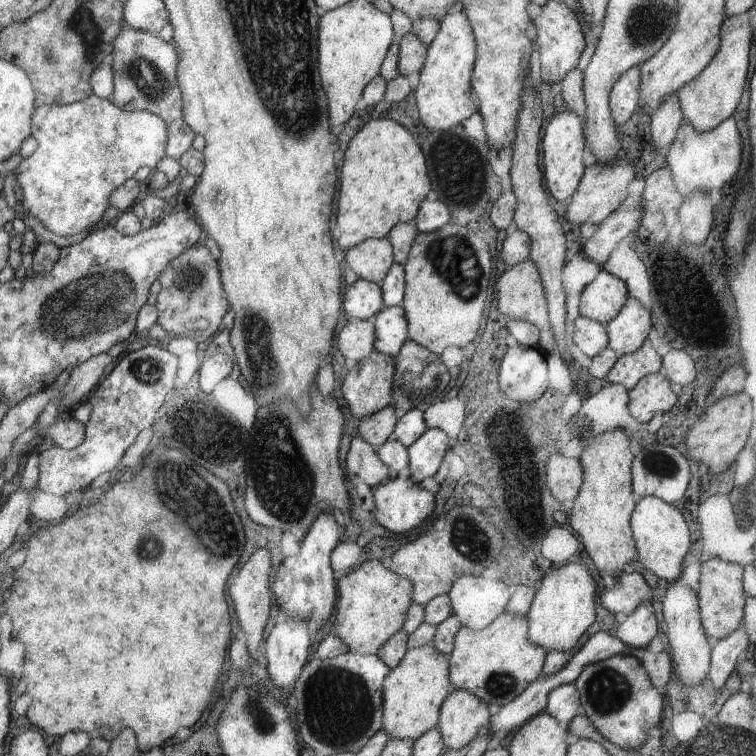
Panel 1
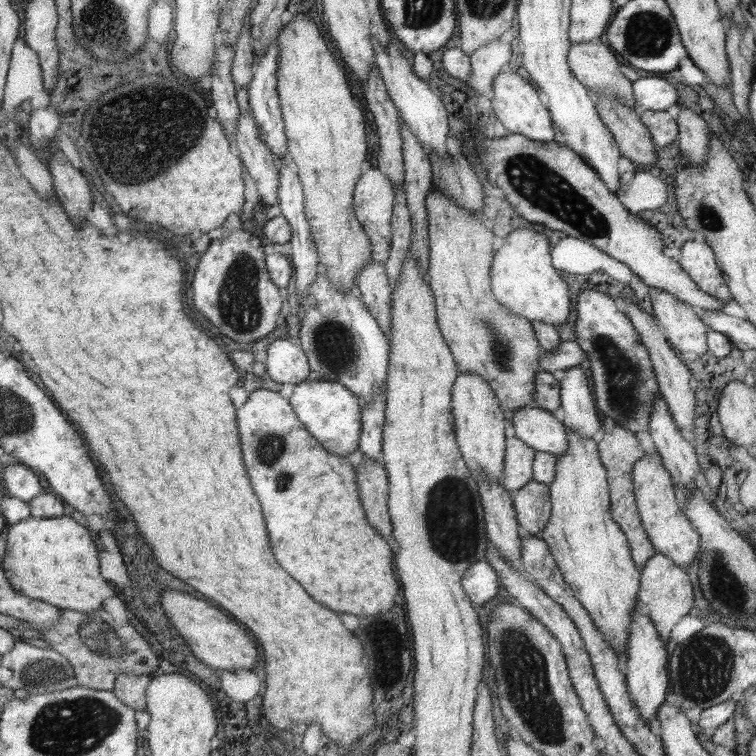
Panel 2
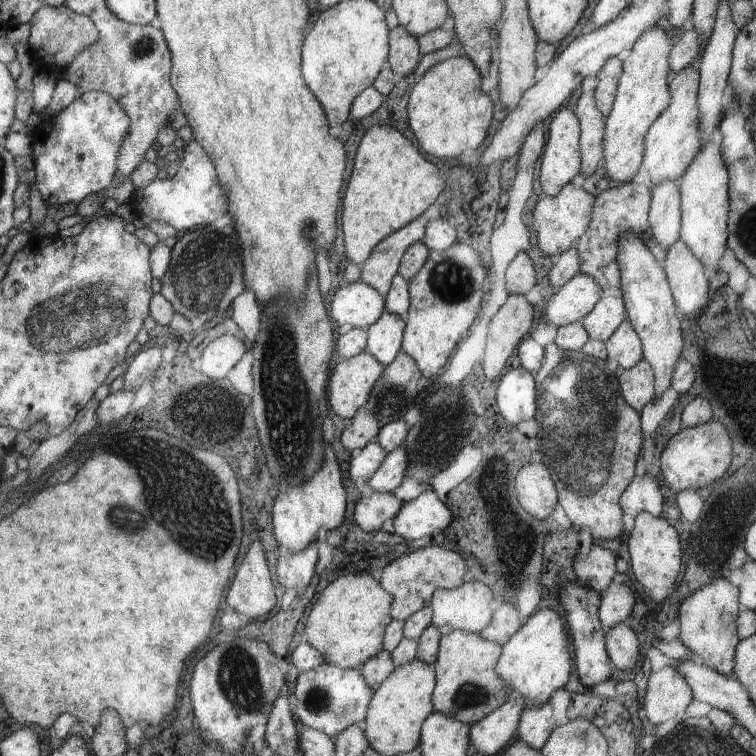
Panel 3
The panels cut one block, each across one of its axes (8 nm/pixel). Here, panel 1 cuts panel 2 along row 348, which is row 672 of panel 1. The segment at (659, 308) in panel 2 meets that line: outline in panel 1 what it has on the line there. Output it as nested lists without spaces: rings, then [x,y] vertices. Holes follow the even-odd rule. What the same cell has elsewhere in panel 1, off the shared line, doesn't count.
[[[671,582],[661,600],[661,618],[665,626],[665,636],[669,642],[669,654],[675,668],[675,674],[679,678],[679,684],[683,686],[697,686],[707,680],[709,664],[711,664],[711,646],[707,646],[707,632],[701,624],[701,612],[699,612],[699,596],[695,596],[693,590],[685,588],[679,582]]]

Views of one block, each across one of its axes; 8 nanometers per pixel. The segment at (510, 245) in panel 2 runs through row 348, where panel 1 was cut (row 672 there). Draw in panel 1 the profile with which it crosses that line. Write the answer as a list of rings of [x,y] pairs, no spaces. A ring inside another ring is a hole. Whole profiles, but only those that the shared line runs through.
[[[569,562],[561,568],[555,568],[547,572],[547,578],[543,586],[539,588],[533,608],[529,612],[529,640],[537,646],[543,646],[547,652],[547,664],[543,668],[543,676],[555,674],[565,664],[565,654],[569,652],[577,640],[583,636],[583,632],[591,626],[595,620],[595,600],[597,600],[597,586],[587,572],[585,566]]]

